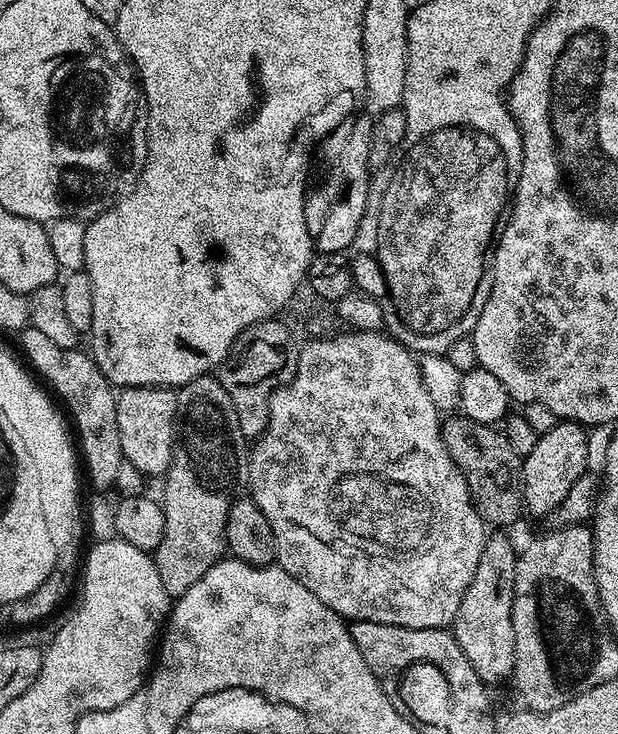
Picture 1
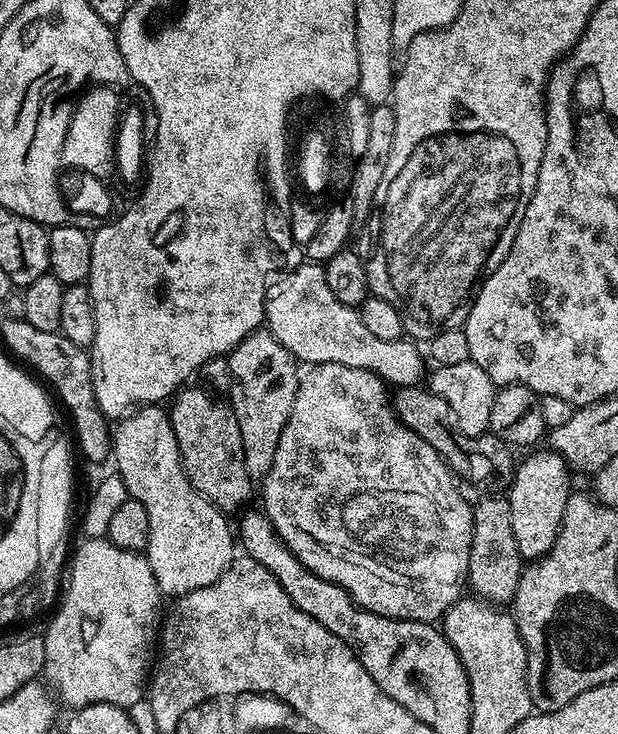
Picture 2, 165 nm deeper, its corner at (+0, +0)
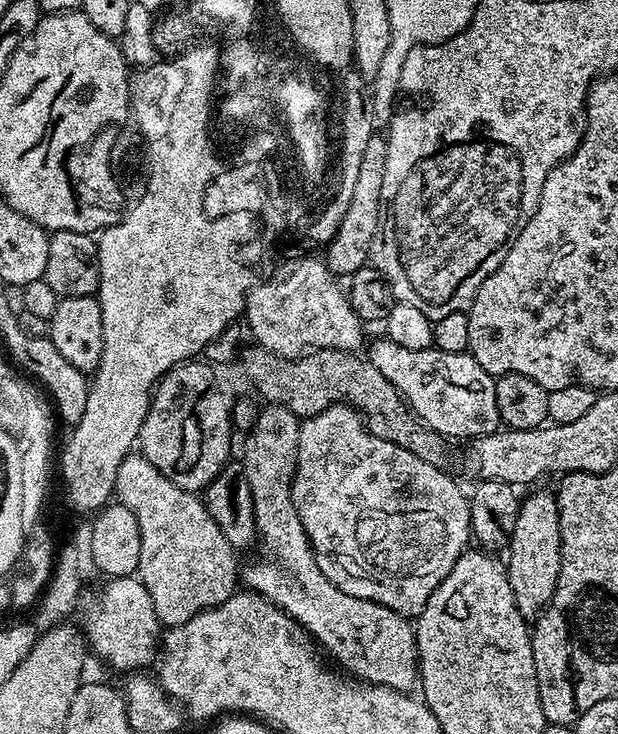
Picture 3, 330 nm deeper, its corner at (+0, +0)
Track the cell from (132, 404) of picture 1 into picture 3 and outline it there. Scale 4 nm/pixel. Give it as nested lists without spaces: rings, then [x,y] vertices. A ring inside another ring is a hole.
[[[130,454],[116,468],[115,499],[134,518],[138,518],[138,530],[142,534],[142,558],[138,578],[146,586],[146,594],[150,594],[150,602],[154,602],[156,617],[161,625],[173,628],[179,624],[188,624],[199,612],[226,602],[238,588],[238,568],[236,572],[237,553],[226,542],[222,530],[210,518],[208,509],[199,495],[182,490],[170,482],[155,466],[139,454]]]

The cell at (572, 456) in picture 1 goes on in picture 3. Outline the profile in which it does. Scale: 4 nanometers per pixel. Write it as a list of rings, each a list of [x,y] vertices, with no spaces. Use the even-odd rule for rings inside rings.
[[[551,491],[532,492],[521,499],[518,522],[506,549],[506,567],[520,613],[525,618],[539,616],[552,600],[560,573],[560,507]]]

